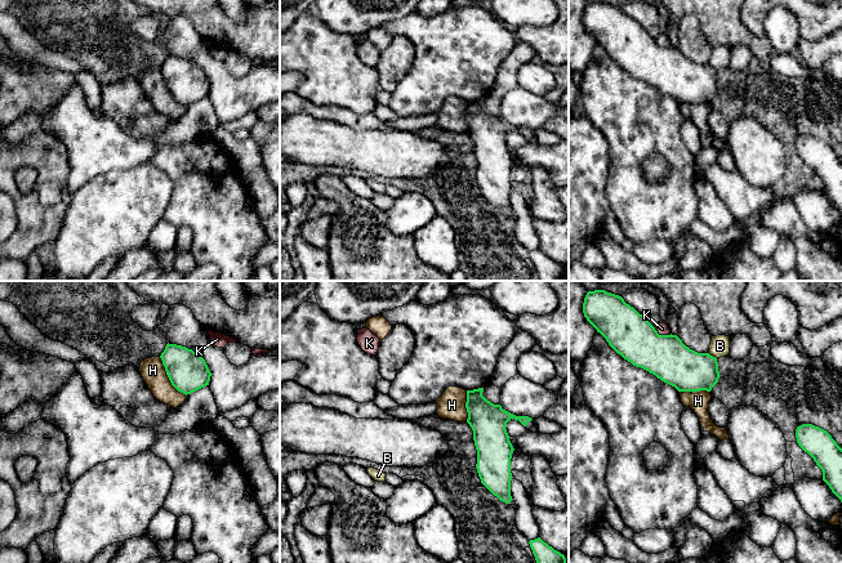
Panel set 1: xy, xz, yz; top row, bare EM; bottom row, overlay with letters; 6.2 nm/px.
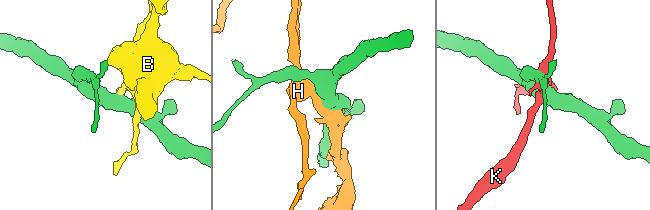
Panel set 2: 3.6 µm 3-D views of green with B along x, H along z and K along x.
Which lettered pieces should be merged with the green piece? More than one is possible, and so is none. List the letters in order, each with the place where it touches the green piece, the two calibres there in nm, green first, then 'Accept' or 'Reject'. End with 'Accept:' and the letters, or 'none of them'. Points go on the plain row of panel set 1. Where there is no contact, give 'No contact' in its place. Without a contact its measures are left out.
B: Touches green at yz (712, 67). Thickness 260 nm (green) against 130 nm. Reject
H: Touches green at xy (168, 88). Thickness 260 nm (green) against 150 nm. Reject
K: Touches green at yz (662, 47). Thickness 280 nm (green) against 70 nm. Reject
Accept: none of them

